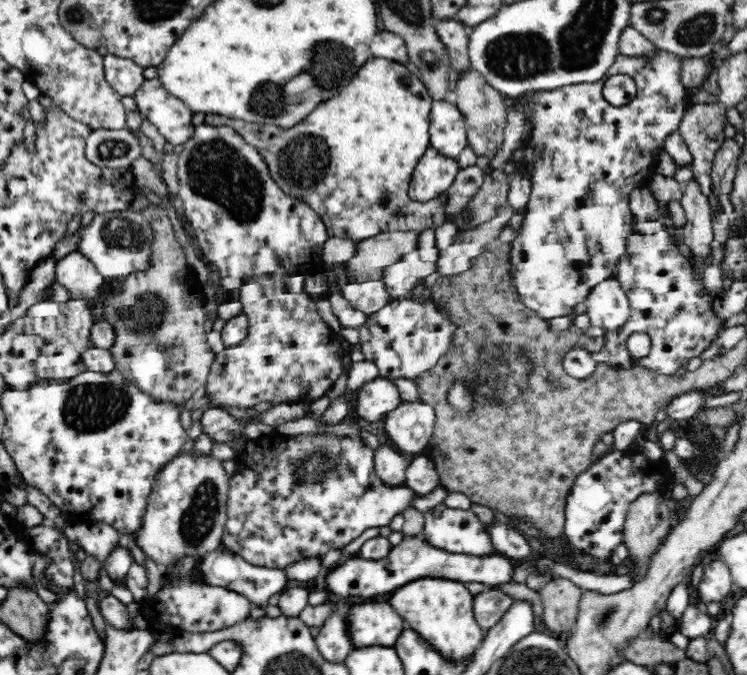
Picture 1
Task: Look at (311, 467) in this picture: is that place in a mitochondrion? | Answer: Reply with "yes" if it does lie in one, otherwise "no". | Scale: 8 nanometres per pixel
yes

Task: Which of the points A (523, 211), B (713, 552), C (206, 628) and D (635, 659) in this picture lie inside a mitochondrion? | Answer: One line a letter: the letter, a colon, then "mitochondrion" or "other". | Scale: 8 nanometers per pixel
A: other
B: other
C: other
D: other

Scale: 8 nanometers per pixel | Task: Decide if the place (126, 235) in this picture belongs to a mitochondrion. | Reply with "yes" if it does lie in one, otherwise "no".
yes

